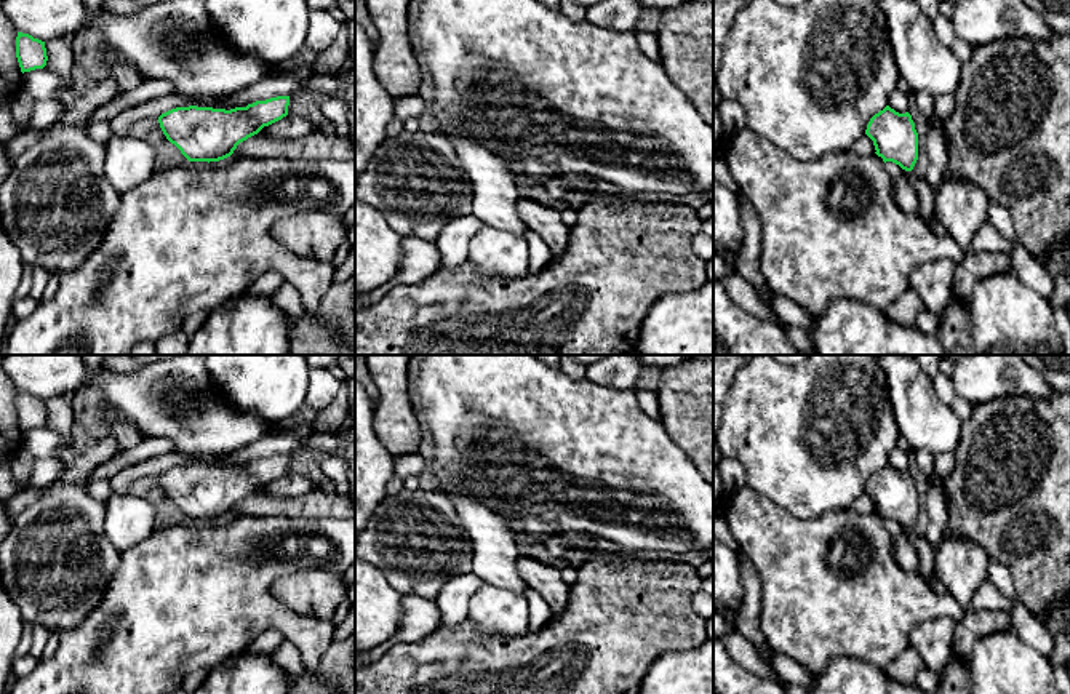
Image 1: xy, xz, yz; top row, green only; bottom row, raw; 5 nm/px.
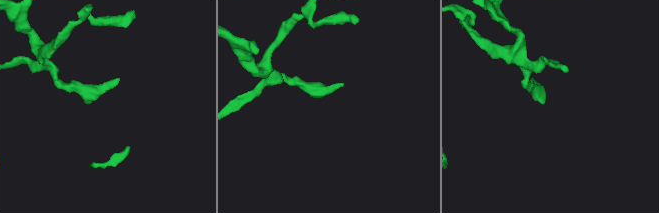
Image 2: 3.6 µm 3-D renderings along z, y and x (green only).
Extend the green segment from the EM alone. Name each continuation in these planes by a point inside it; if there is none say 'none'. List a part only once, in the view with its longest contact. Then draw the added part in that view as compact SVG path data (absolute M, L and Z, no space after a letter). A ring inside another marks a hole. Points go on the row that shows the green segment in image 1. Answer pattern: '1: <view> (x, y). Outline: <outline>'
1: yz (907, 199). Outline: M886 162L884 166L896 189L896 205L900 206L905 213L918 216L920 198L908 176L908 171L902 170L899 165L892 162Z

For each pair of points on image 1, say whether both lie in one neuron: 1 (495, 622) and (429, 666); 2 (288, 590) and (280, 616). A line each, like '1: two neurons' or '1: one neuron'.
1: two neurons
2: two neurons

